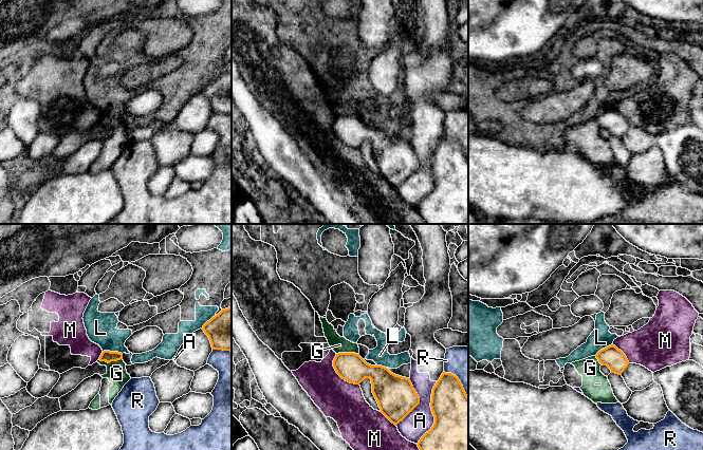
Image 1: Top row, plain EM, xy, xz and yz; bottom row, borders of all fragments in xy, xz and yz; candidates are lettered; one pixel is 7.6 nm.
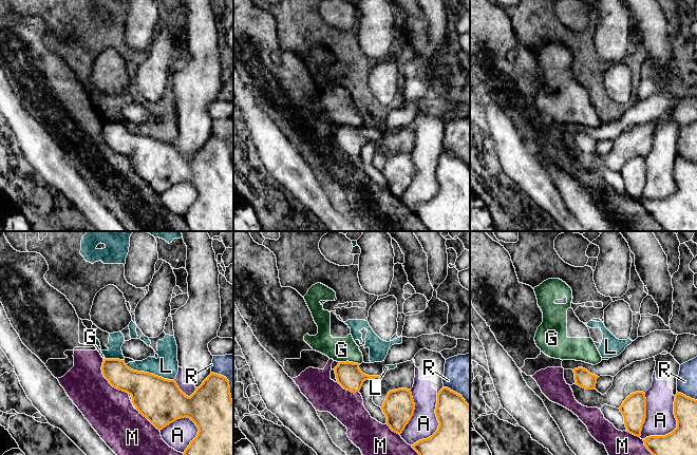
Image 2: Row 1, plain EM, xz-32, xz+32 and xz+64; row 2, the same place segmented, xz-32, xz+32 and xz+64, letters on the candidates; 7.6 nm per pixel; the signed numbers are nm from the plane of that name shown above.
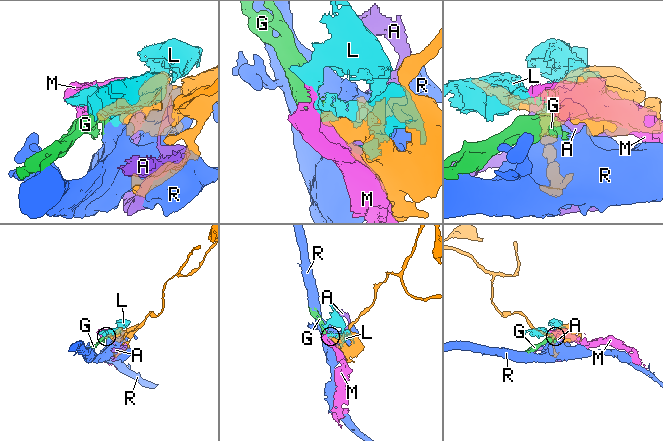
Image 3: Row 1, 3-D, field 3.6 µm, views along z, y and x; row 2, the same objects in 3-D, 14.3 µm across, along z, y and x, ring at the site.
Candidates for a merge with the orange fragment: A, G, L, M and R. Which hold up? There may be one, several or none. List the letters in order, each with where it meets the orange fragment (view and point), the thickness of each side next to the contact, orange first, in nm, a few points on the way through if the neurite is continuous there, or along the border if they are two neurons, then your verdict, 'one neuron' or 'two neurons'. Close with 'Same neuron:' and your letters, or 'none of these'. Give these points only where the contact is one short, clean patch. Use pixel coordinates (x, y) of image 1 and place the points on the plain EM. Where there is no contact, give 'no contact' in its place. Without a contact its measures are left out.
A: xz (432, 176) | 440/200 nm | two neurons
G: xy (110, 125) | 90/160 nm | along xy (122, 122), (109, 126), (98, 123) | two neurons
L: xy (112, 115) | 90/220 nm | two neurons
M: xz (338, 137) | 220/300 nm | two neurons
R: xz (460, 145) | 320/260 nm | two neurons
Same neuron: none of these

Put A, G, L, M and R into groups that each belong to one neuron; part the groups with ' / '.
A G / L / M / R

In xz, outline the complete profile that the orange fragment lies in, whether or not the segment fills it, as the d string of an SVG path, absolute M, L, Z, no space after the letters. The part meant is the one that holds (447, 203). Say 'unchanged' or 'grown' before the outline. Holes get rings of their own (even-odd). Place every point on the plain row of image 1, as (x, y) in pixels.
unchanged; M443 135L432 152L434 187L417 207L427 224L468 224L468 160L459 142Z

